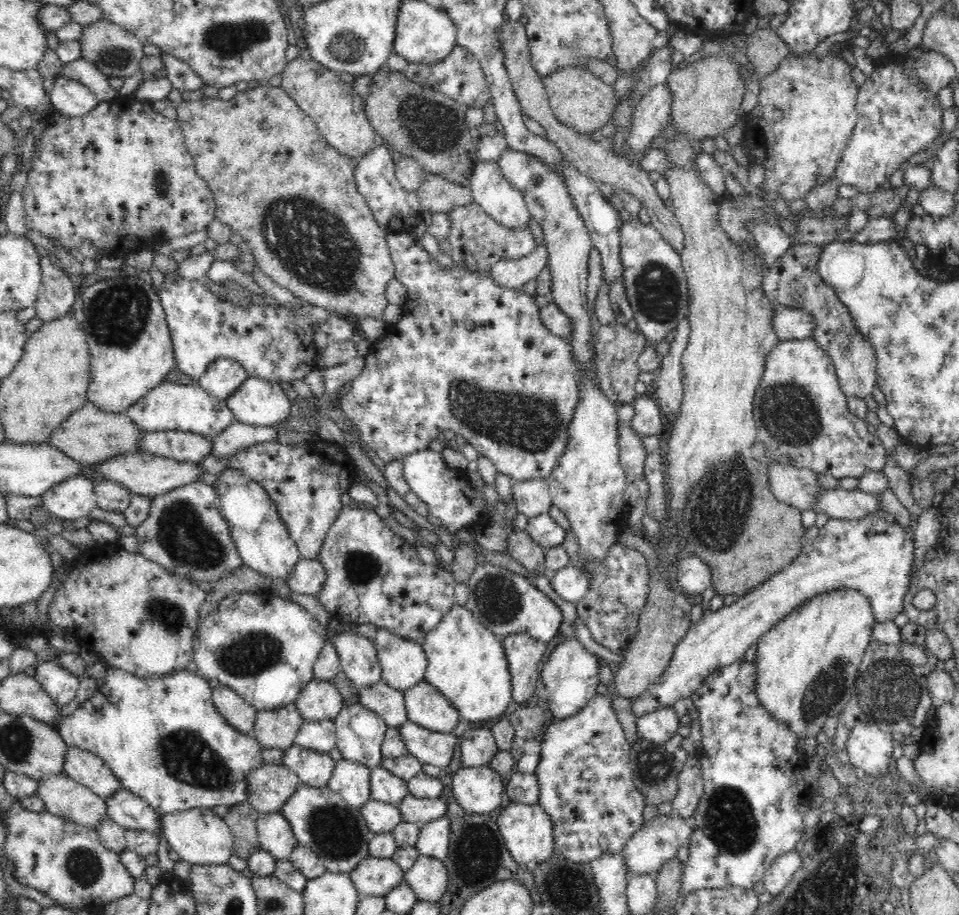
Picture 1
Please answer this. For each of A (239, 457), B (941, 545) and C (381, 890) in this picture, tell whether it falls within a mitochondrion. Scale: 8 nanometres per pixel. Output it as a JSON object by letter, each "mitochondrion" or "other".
{"A":"other","B":"other","C":"other"}

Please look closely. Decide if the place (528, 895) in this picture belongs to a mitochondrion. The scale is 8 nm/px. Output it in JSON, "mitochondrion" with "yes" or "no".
{"mitochondrion":"no"}

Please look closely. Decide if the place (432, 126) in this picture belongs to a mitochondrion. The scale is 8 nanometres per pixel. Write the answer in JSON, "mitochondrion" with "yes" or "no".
{"mitochondrion":"yes"}

